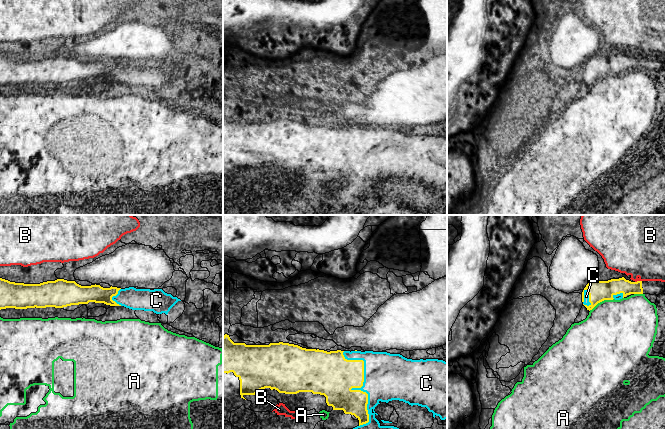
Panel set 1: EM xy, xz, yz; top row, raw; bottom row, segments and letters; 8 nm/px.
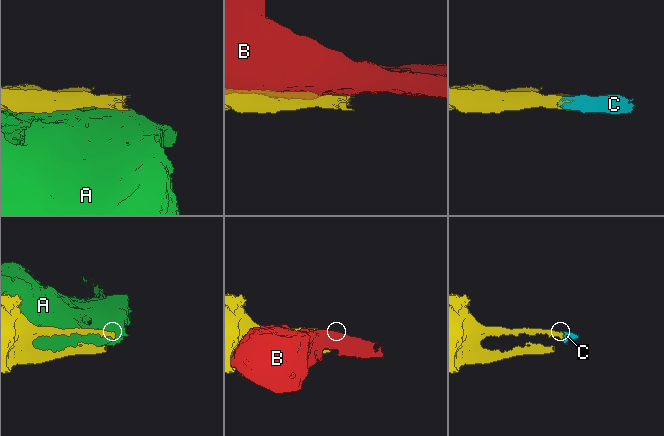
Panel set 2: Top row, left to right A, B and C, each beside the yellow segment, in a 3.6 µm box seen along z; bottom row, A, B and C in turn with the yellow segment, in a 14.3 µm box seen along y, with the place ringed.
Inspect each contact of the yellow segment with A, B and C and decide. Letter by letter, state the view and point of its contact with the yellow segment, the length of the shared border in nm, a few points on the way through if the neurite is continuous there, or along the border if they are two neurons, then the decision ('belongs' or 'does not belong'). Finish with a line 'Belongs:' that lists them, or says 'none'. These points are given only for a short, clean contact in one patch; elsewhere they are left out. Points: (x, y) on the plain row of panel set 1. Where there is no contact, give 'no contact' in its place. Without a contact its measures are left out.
A: meets yellow in yz at (601, 77); contact 220 nm long; does not belong
B: meets yellow in yz at (638, 57); contact 60 nm long; does not belong
C: meets yellow in xz at (362, 161); contact 600 nm long; belongs
Belongs: C

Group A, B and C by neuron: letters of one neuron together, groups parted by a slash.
A / B / C

